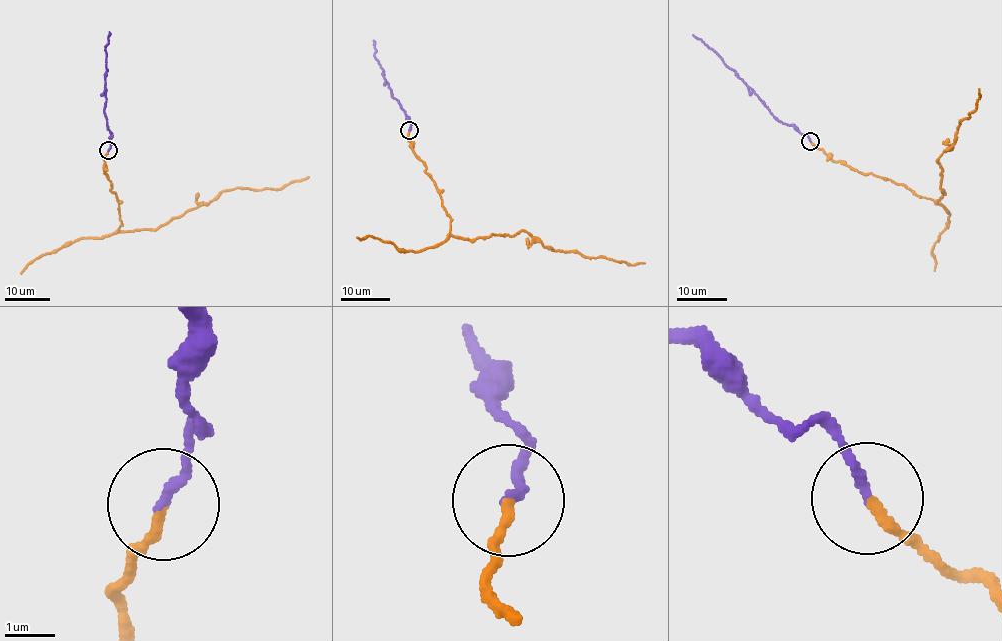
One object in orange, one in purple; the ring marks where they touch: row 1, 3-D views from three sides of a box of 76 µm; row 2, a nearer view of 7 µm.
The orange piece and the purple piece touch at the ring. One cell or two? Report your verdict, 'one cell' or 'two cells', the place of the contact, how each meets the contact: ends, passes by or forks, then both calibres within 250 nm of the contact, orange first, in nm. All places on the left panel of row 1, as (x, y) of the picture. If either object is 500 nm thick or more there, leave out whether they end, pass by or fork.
two cells; at (108, 150); orange ends there; purple ends there; 200 nm thick on the orange side, 190 nm on the other

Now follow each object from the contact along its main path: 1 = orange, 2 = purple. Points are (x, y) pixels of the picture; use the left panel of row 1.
1: (108, 151), (103, 158), (104, 170), (119, 203), (119, 230), (156, 229), (224, 191), (282, 189), (308, 176)
2: (108, 151), (111, 134), (104, 107), (105, 49), (109, 32)

